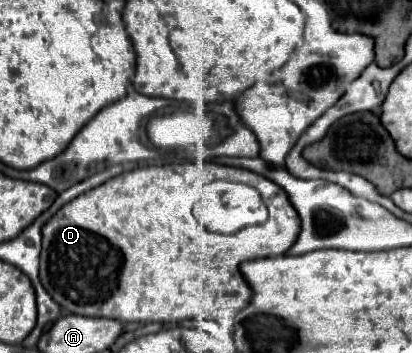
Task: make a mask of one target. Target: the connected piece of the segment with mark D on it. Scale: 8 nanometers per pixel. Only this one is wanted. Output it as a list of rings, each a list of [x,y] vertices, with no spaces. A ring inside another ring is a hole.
[[[208,161],[152,165],[126,171],[108,179],[106,183],[78,195],[66,207],[58,209],[54,217],[42,227],[40,253],[40,281],[50,297],[68,313],[86,317],[108,317],[116,321],[184,321],[184,319],[220,319],[234,317],[246,307],[252,297],[250,287],[240,275],[238,265],[250,259],[284,255],[296,241],[300,231],[300,217],[290,205],[284,189],[266,177],[246,169],[216,165]],[[226,179],[252,185],[260,191],[268,205],[270,217],[262,225],[240,229],[234,235],[218,235],[202,229],[192,215],[190,187],[202,187],[206,181]]]

